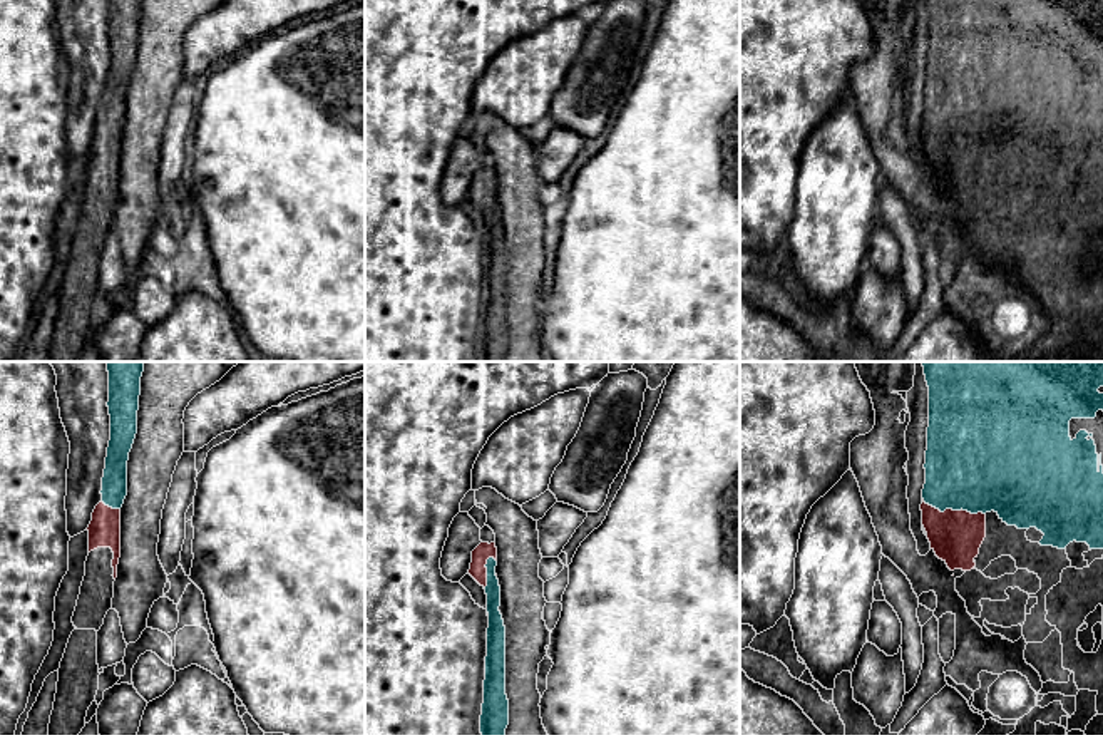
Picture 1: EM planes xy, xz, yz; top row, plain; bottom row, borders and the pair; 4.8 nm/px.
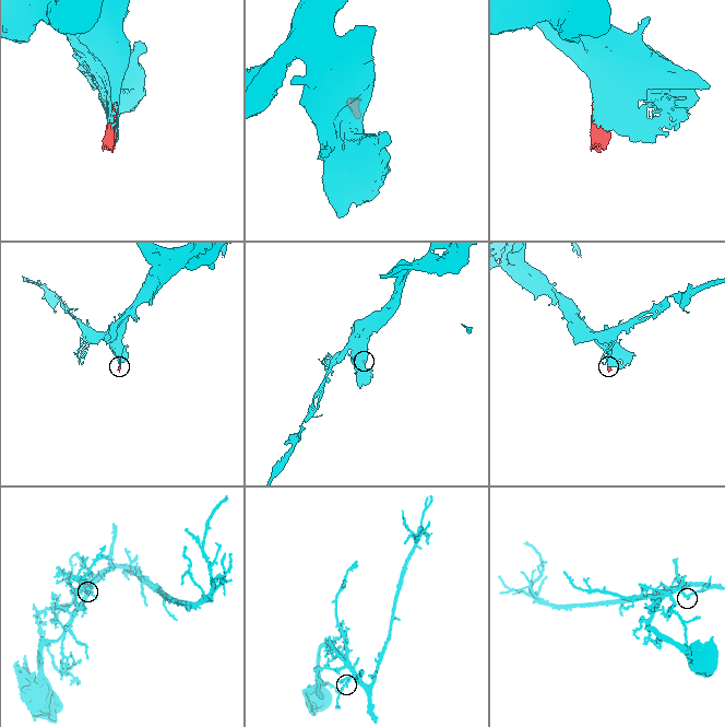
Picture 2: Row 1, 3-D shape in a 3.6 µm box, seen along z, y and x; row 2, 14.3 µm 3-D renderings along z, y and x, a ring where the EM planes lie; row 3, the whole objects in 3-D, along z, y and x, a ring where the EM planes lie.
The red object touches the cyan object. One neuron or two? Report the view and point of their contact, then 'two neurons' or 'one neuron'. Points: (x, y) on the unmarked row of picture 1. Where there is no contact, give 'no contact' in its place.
contact yz (951, 134); one neuron

